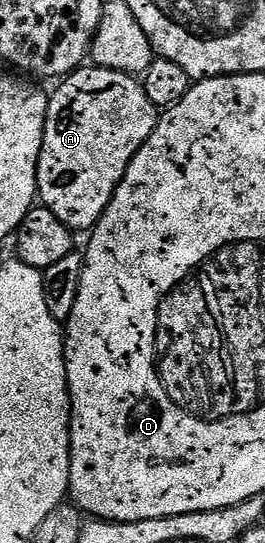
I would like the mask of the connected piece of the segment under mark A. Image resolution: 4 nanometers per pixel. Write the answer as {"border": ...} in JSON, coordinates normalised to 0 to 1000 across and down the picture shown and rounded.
{"border":[[[313,120],[230,145],[215,158],[219,168],[189,173],[158,278],[143,289],[143,365],[268,427],[340,427],[385,403],[513,280],[528,280],[596,232],[604,203],[558,184],[547,157],[509,138],[389,122]]]}

